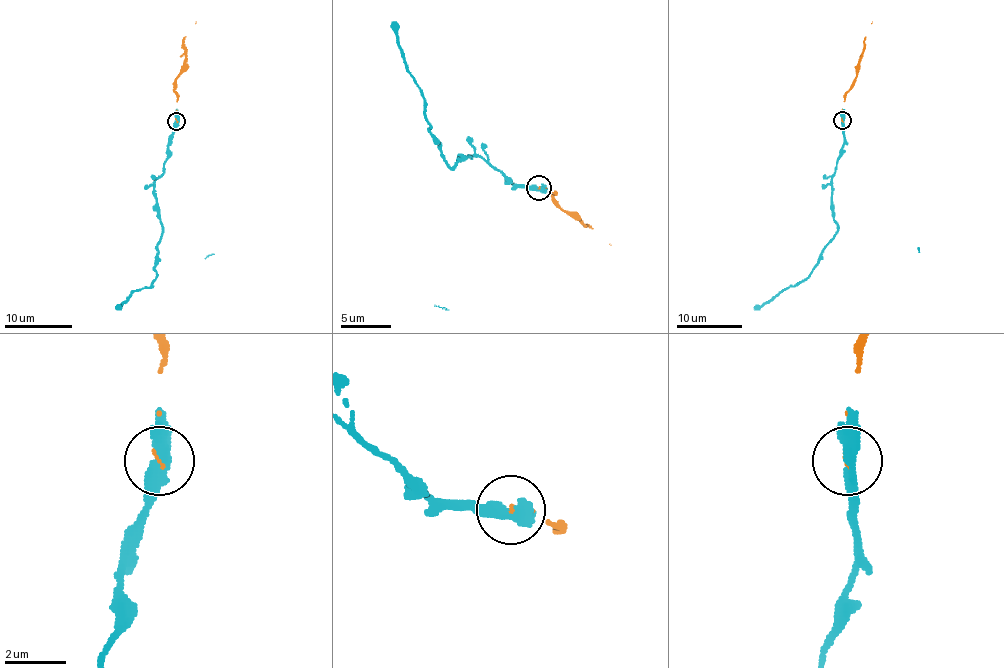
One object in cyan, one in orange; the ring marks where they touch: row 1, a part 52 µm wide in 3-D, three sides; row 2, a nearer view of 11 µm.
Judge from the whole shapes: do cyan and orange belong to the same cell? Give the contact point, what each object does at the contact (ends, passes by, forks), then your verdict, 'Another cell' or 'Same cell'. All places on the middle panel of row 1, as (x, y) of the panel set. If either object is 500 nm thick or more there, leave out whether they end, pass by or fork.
Place: (539, 187). At the ring cyan passes by. At the ring orange ends. Same cell

